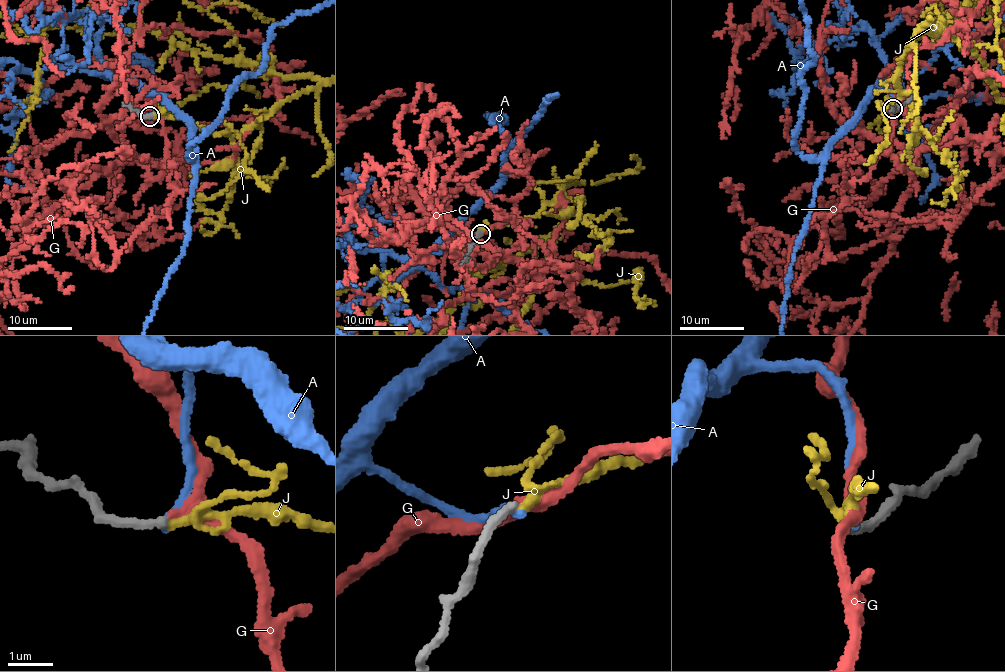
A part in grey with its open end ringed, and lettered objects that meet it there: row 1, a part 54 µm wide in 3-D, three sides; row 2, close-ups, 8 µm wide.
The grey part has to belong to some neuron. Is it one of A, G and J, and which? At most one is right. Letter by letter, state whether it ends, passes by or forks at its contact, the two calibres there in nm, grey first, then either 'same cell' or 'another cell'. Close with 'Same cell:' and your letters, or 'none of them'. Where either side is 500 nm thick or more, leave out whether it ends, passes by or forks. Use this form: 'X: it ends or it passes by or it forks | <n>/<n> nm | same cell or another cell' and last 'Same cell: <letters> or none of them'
A: it ends | 200/190 nm | another cell
G: it passes by | 200/220 nm | another cell
J: it passes by | 200/150 nm | same cell
Same cell: J

